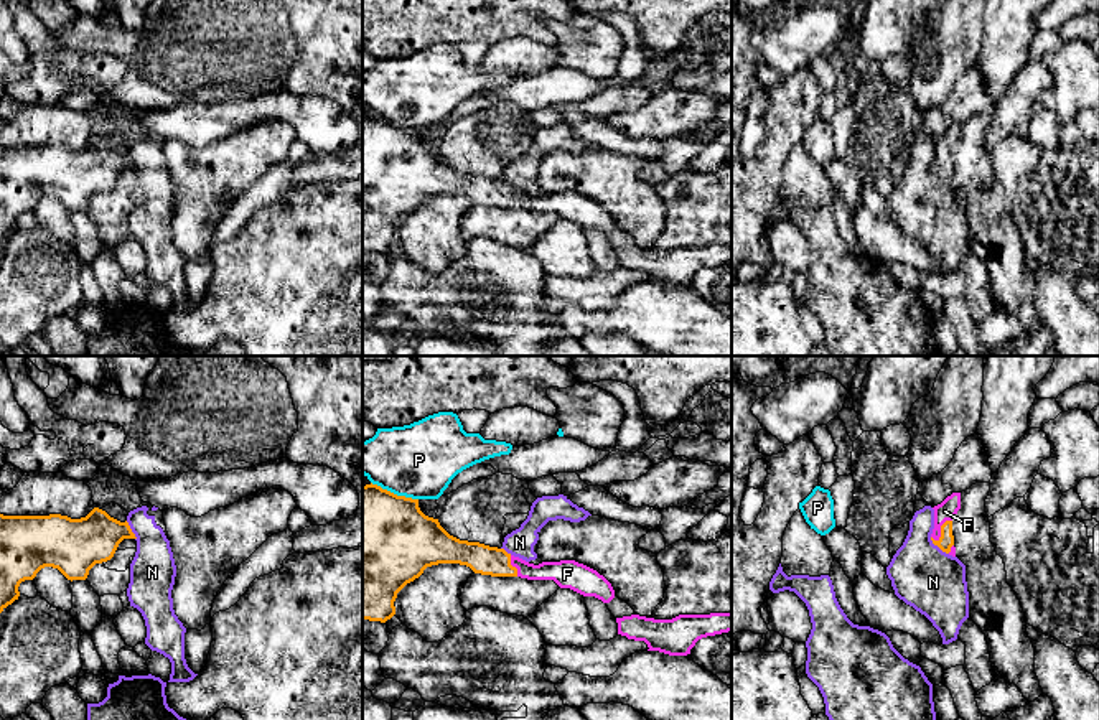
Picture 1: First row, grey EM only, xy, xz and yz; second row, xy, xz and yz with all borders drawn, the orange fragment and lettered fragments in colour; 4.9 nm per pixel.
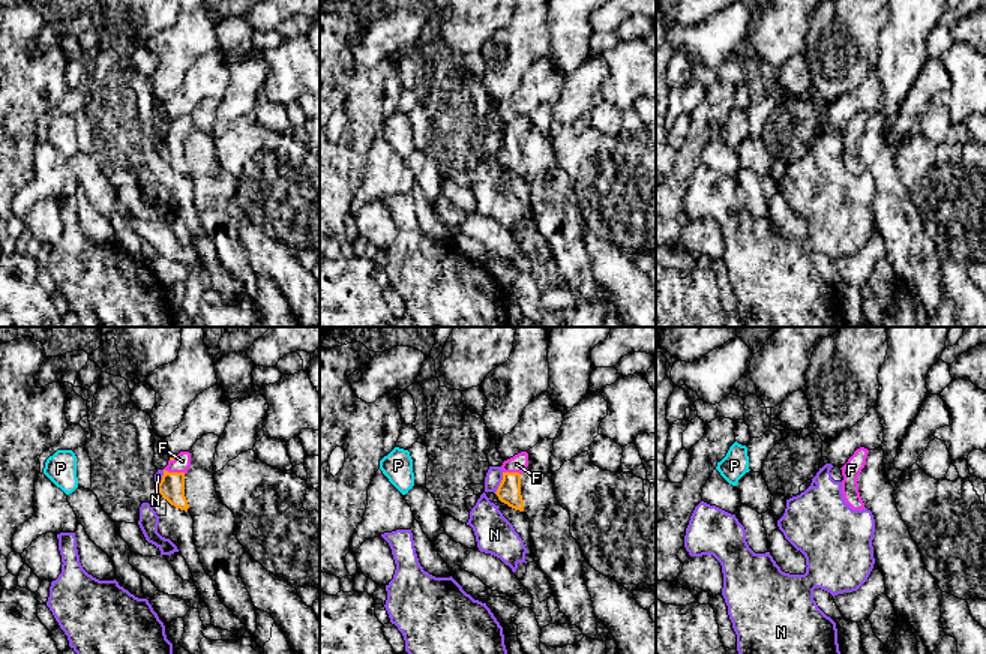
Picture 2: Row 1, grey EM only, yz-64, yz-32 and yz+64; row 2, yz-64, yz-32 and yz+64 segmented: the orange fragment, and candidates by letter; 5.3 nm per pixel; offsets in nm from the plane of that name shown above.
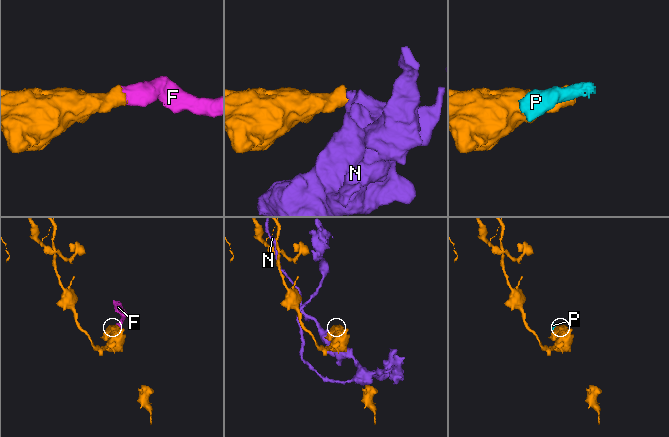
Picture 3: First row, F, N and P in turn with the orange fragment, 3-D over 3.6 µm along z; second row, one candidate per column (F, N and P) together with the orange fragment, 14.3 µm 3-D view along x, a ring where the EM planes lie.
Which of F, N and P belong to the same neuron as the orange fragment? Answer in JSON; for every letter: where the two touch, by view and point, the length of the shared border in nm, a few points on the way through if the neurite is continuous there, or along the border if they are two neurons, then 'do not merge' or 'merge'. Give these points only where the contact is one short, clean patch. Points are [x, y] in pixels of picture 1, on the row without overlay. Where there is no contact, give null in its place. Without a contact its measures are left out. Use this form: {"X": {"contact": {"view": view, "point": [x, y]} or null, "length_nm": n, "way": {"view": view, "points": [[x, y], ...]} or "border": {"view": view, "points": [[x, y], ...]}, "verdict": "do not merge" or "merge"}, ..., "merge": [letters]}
{"F": {"contact": {"view": "yz", "point": [941, 160]}, "length_nm": 140, "way": {"view": "yz", "points": [[946, 172], [941, 160], [944, 142]]}, "verdict": "merge"}, "N": {"contact": {"view": "yz", "point": [938, 177]}, "length_nm": 130, "border": {"view": "yz", "points": [[930, 168], [948, 185]]}, "verdict": "do not merge"}, "P": {"contact": {"view": "xz", "point": [392, 124]}, "length_nm": 240, "border": {"view": "xz", "points": [[371, 112], [397, 126], [417, 130]]}, "verdict": "do not merge"}, "merge": ["F"]}

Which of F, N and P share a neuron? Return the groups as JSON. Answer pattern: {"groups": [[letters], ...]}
{"groups": [["F"], ["N"], ["P"]]}

